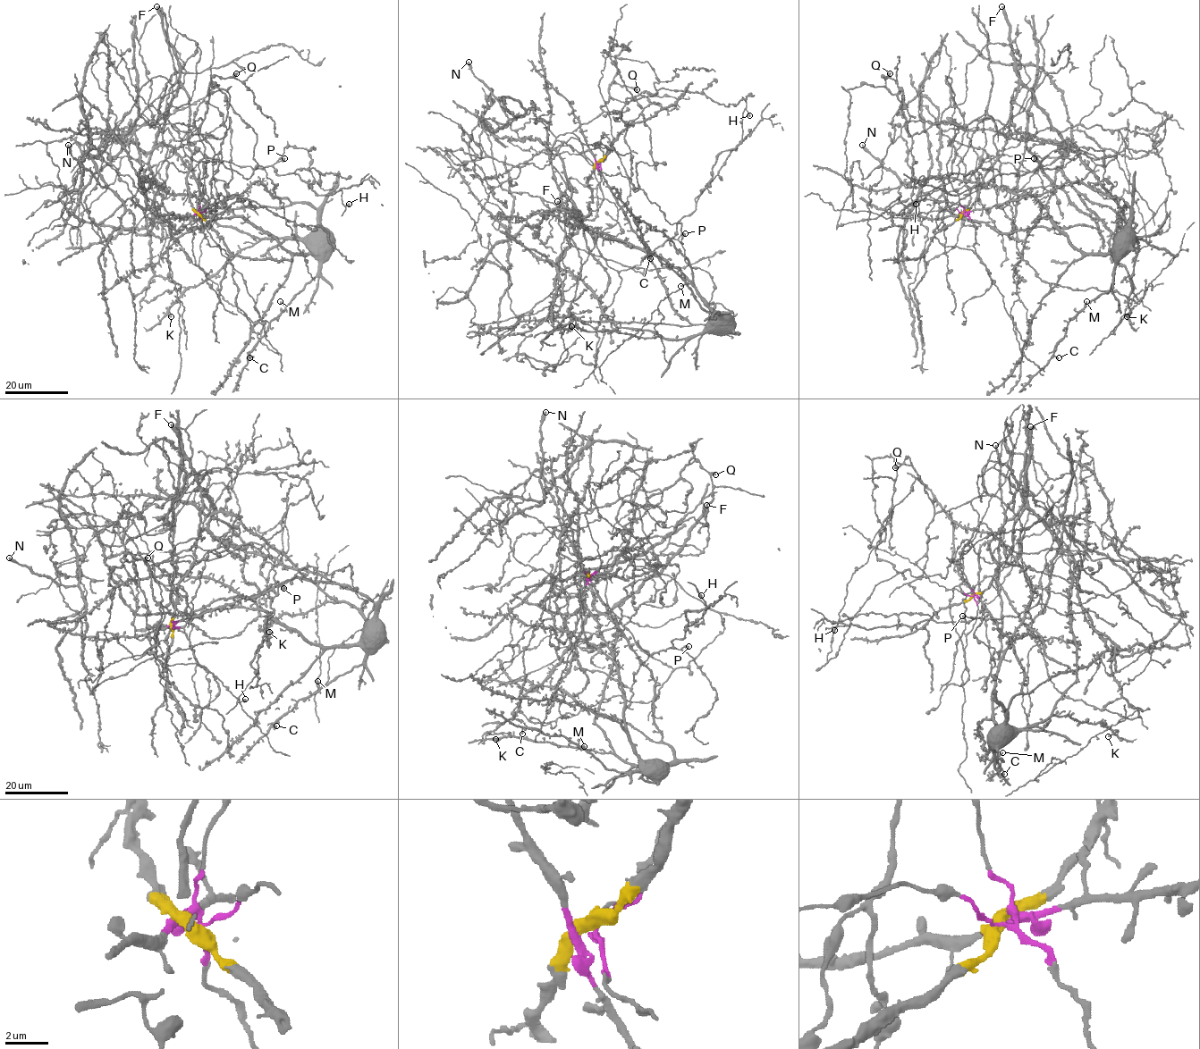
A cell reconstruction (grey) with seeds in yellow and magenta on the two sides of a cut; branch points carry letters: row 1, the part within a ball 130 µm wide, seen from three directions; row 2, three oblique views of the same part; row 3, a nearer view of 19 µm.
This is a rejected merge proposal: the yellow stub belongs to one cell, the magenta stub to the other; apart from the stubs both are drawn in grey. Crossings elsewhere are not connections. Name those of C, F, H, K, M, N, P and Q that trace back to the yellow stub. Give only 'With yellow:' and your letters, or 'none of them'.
With yellow: F, H, N, P, Q

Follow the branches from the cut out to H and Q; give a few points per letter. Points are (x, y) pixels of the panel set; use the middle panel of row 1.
H: (600, 162), (583, 219), (596, 164), (551, 150), (562, 196), (627, 270), (696, 209), (749, 116)
Q: (600, 162), (583, 219), (595, 217), (600, 172), (556, 138), (601, 113), (612, 83), (638, 90)

